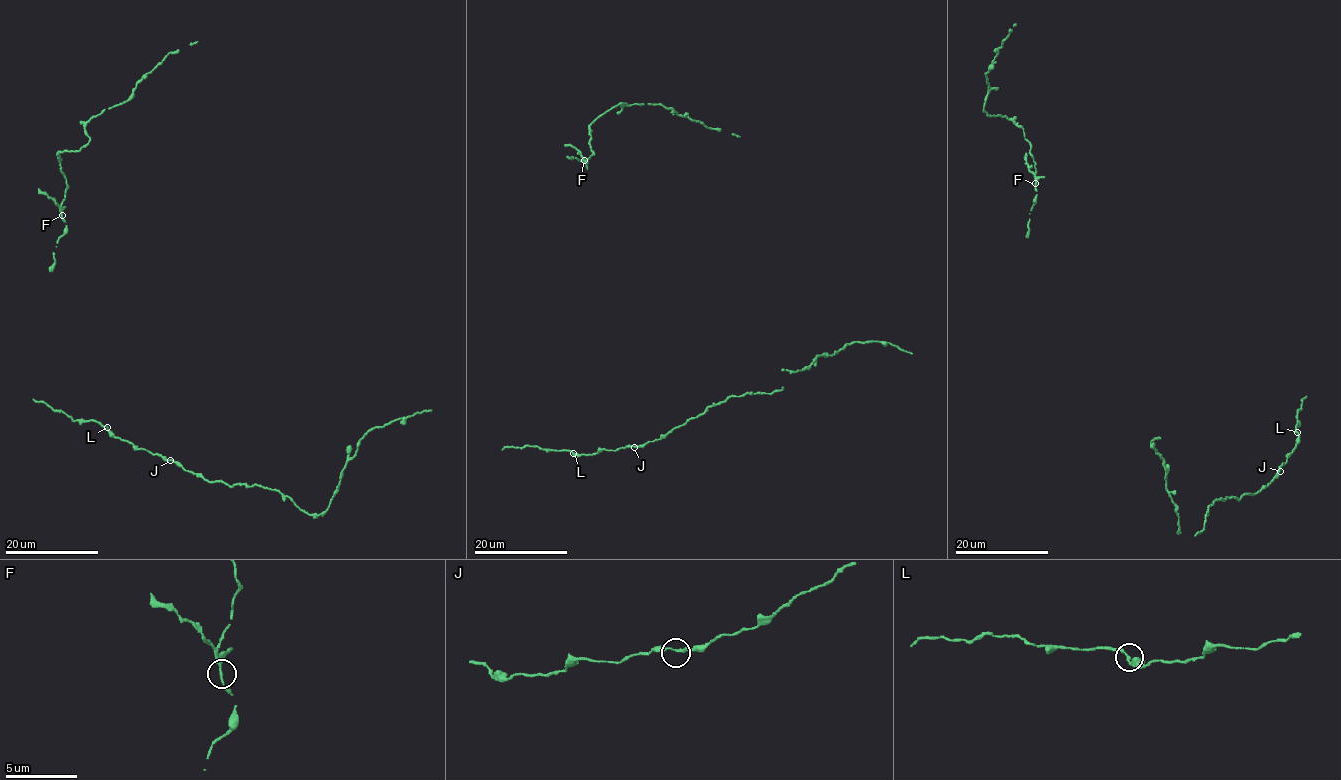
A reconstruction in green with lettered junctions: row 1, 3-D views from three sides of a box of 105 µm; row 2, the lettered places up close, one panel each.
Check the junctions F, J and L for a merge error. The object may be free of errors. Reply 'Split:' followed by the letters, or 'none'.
Split: F

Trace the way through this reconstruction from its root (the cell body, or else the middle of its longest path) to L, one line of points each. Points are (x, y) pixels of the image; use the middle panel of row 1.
L: (628, 447), (615, 451), (600, 449), (592, 455), (573, 453)

